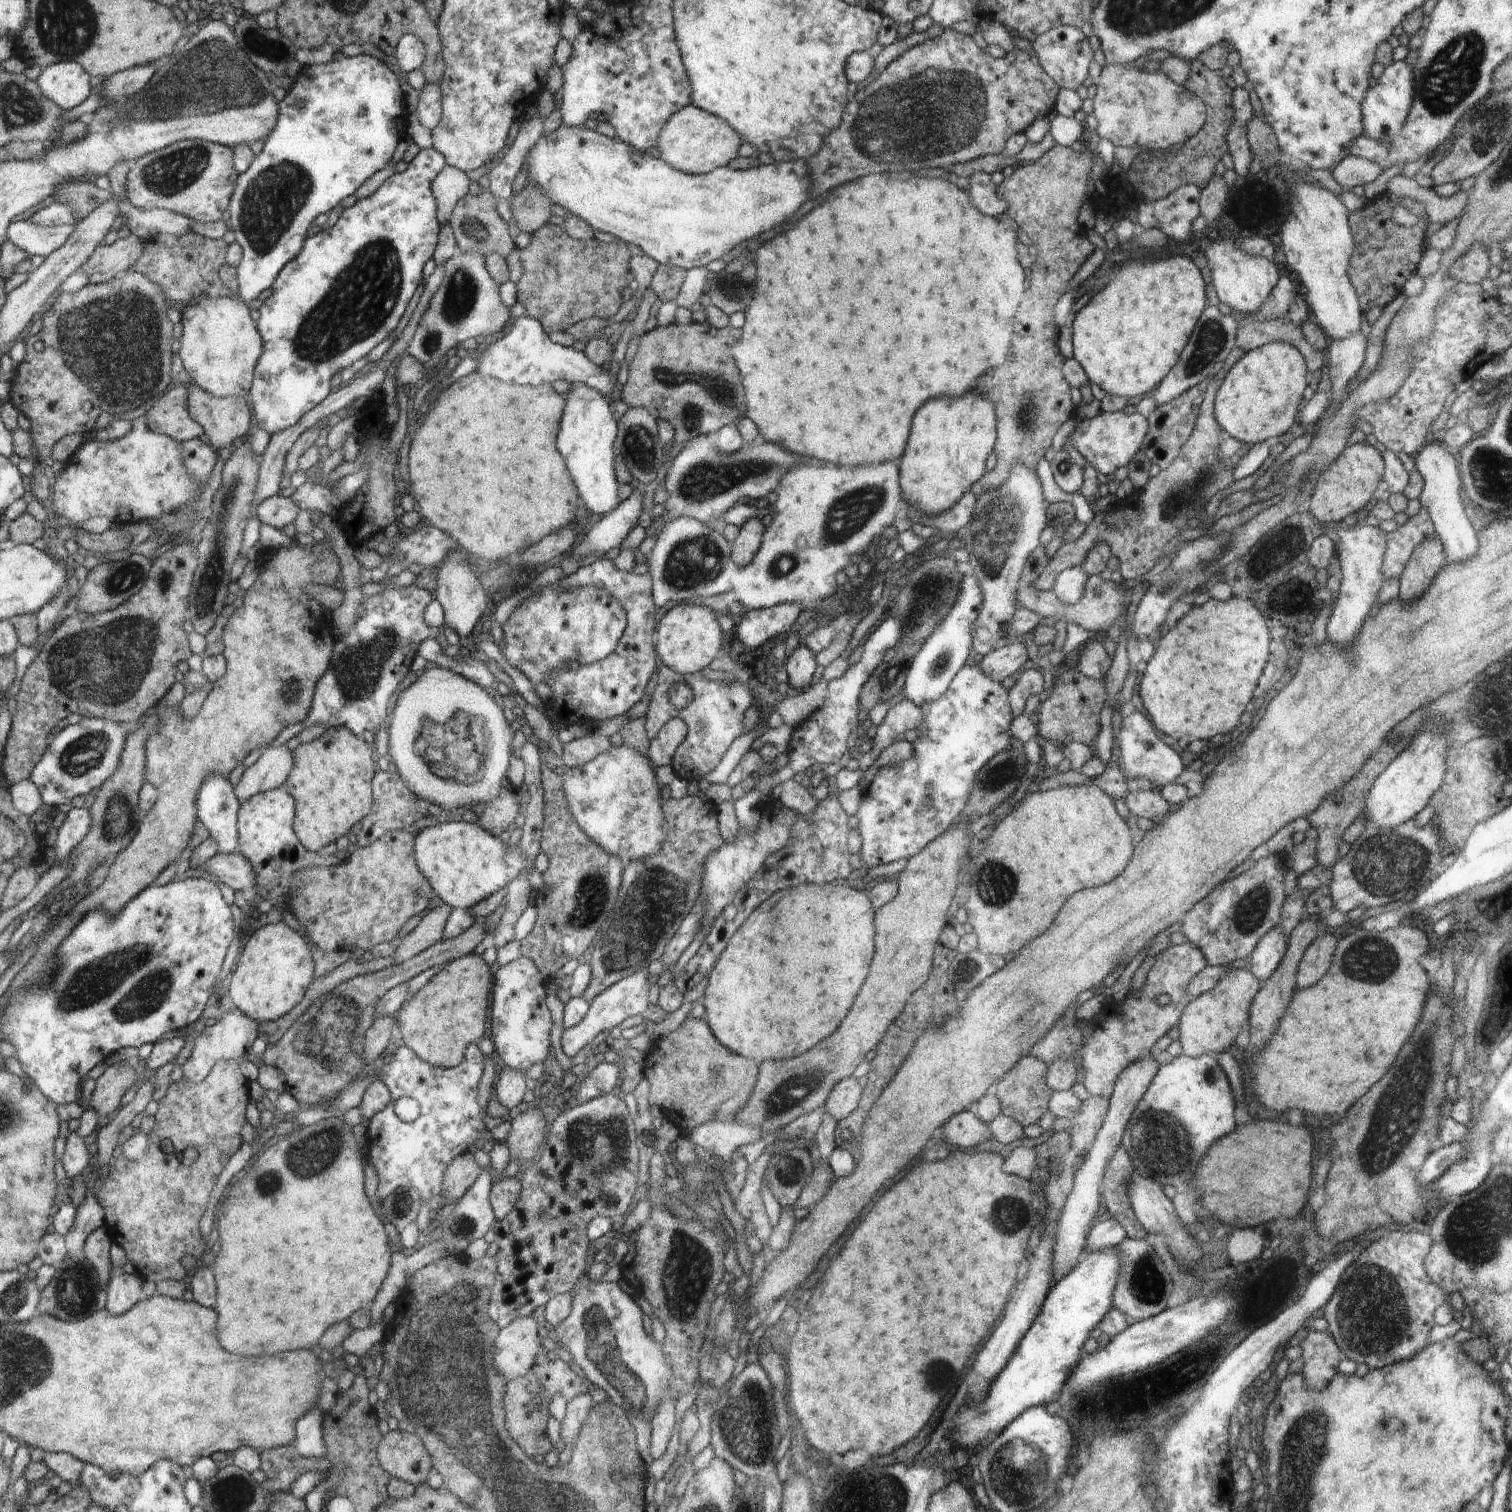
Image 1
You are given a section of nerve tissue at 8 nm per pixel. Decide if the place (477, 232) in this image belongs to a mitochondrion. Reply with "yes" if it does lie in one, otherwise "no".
yes

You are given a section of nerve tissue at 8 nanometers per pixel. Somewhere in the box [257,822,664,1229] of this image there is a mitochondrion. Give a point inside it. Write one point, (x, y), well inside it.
(325, 1042)

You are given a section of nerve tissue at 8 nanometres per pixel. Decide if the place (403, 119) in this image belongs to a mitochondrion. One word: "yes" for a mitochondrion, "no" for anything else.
no

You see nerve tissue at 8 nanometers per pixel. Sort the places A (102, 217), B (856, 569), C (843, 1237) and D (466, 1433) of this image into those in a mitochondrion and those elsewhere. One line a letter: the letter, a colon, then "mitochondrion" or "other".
A: other
B: other
C: other
D: mitochondrion

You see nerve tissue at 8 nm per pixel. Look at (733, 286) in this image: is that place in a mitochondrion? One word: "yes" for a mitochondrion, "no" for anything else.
yes

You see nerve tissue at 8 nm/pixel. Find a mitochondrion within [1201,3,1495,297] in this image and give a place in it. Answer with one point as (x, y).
(1451, 75)

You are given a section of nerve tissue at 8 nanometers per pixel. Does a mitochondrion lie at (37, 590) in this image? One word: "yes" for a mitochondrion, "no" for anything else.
no

